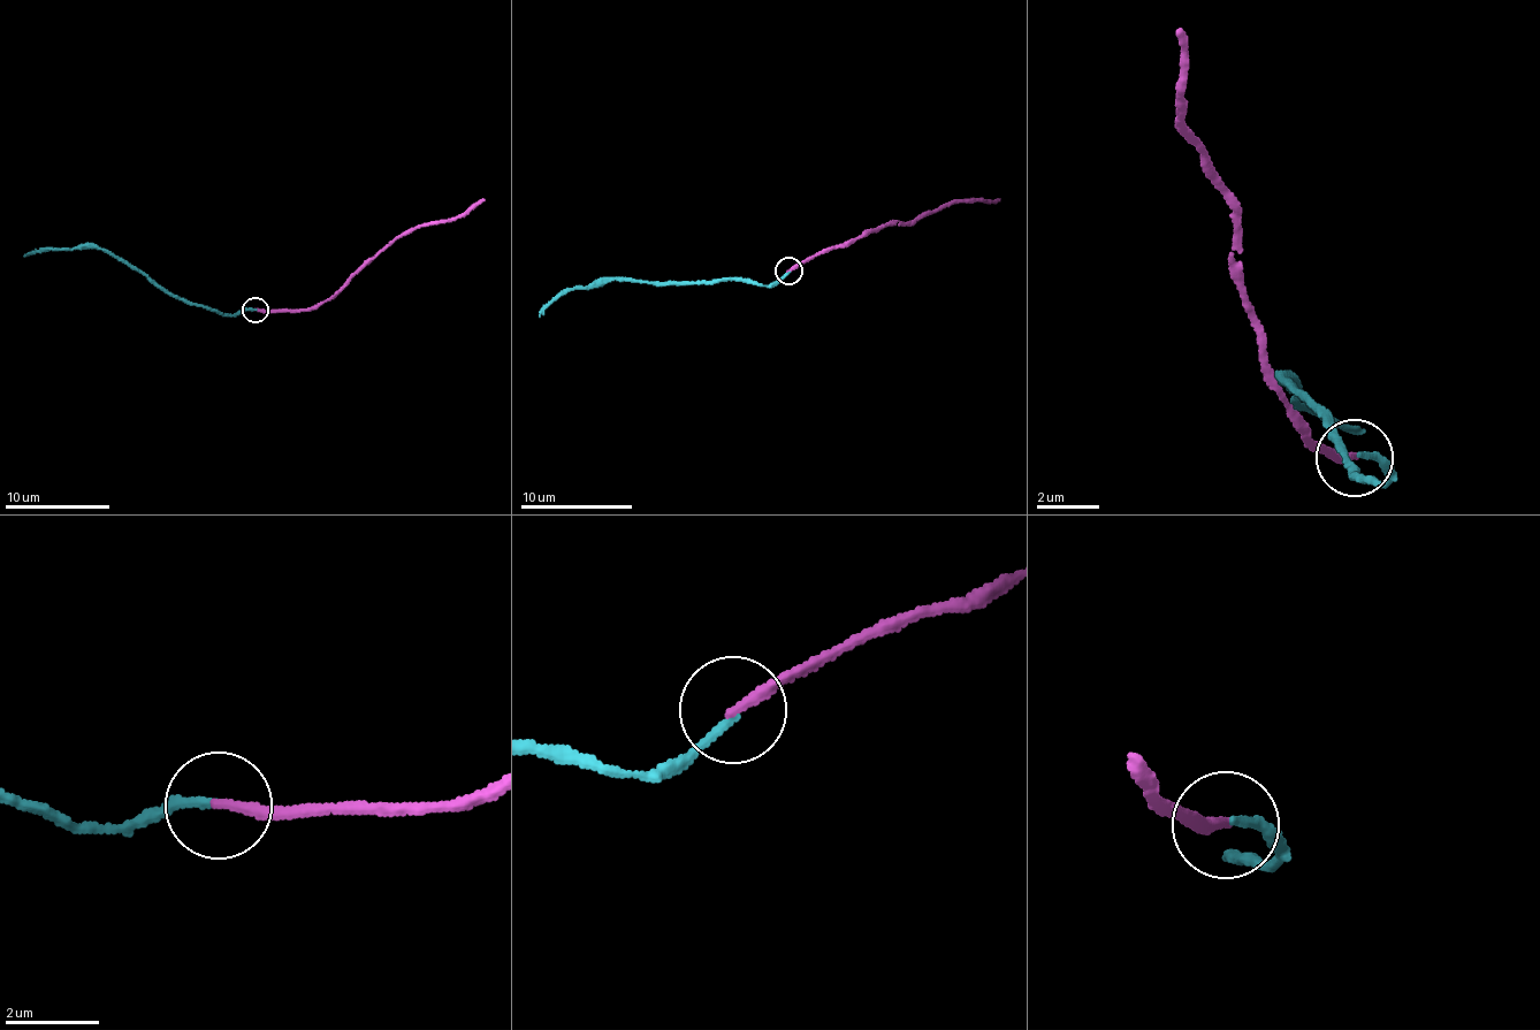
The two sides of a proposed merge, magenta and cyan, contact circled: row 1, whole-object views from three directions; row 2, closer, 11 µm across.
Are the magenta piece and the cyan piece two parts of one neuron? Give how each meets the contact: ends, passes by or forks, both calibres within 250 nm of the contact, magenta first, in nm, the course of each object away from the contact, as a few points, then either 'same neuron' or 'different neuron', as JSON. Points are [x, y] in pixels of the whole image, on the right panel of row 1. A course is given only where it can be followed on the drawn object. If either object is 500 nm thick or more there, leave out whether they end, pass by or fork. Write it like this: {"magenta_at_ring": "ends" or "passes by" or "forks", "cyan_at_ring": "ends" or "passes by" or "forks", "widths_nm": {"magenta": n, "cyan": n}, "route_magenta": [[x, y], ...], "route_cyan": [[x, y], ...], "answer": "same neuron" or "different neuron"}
{"magenta_at_ring": "ends", "cyan_at_ring": "ends", "widths_nm": {"magenta": 240, "cyan": 160}, "route_magenta": [[1356, 459], [1317, 447], [1295, 411], [1239, 271], [1244, 233], [1213, 184], [1192, 140], [1182, 92], [1175, 29]], "route_cyan": [[1357, 458], [1381, 459], [1388, 486], [1349, 481], [1333, 419], [1290, 382], [1293, 402], [1363, 436]], "answer": "same neuron"}

